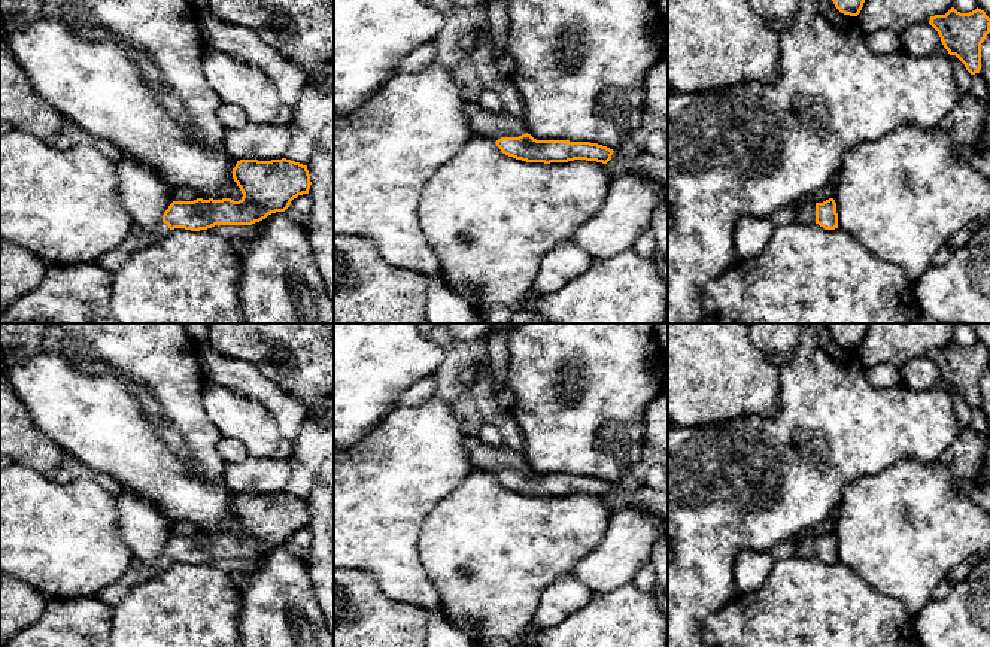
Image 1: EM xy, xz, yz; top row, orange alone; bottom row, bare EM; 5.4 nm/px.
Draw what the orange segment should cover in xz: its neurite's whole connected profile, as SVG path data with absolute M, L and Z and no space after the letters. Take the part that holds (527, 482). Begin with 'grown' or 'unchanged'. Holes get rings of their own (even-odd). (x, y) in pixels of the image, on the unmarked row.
grown | M465 435L464 446L473 470L494 474L502 487L526 496L586 493L607 498L614 486L590 476L537 474L522 453L510 447L488 446L477 435Z

